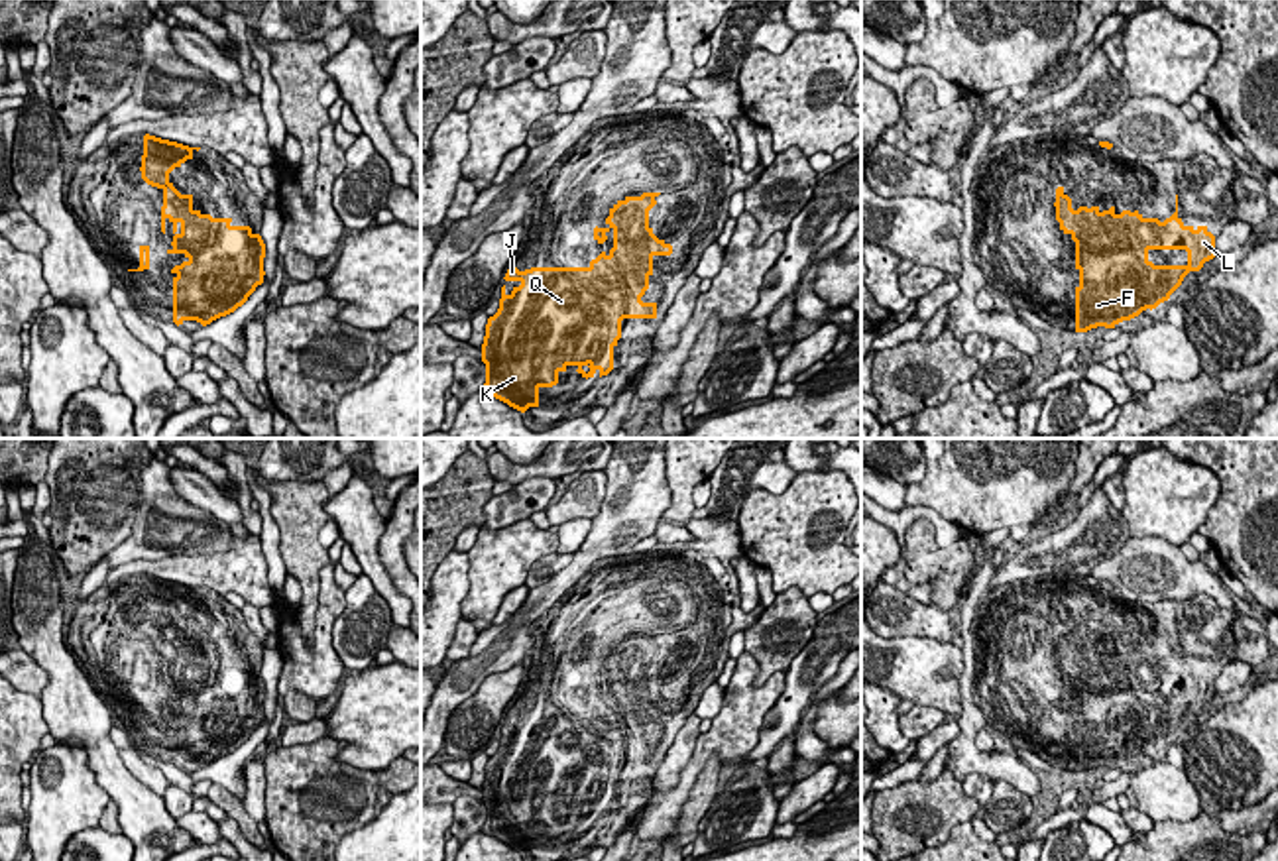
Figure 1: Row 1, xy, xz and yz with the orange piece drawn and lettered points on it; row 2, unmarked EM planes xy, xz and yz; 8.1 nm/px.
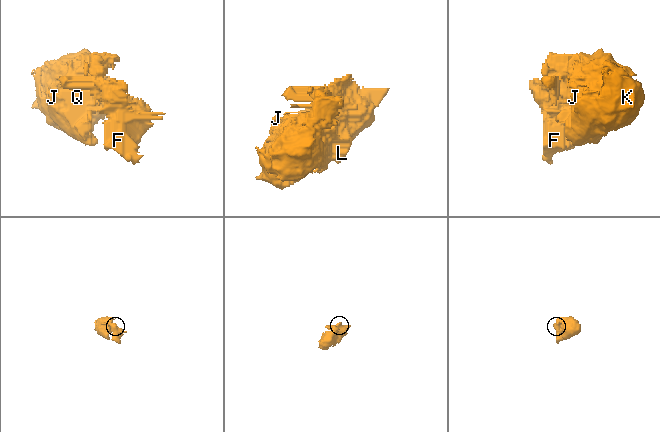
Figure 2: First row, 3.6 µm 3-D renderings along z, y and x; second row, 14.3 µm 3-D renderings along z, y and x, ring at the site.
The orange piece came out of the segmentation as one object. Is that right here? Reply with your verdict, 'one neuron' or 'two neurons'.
one neuron

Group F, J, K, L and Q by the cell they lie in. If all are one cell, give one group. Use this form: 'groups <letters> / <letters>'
groups F J K L Q

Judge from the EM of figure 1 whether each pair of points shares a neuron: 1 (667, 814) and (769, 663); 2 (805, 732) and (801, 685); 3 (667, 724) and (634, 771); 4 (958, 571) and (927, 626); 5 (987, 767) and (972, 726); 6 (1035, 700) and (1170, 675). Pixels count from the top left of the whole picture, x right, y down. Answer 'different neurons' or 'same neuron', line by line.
1: different neurons
2: different neurons
3: same neuron
4: different neurons
5: same neuron
6: same neuron

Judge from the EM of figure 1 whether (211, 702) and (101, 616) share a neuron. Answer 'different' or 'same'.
same

